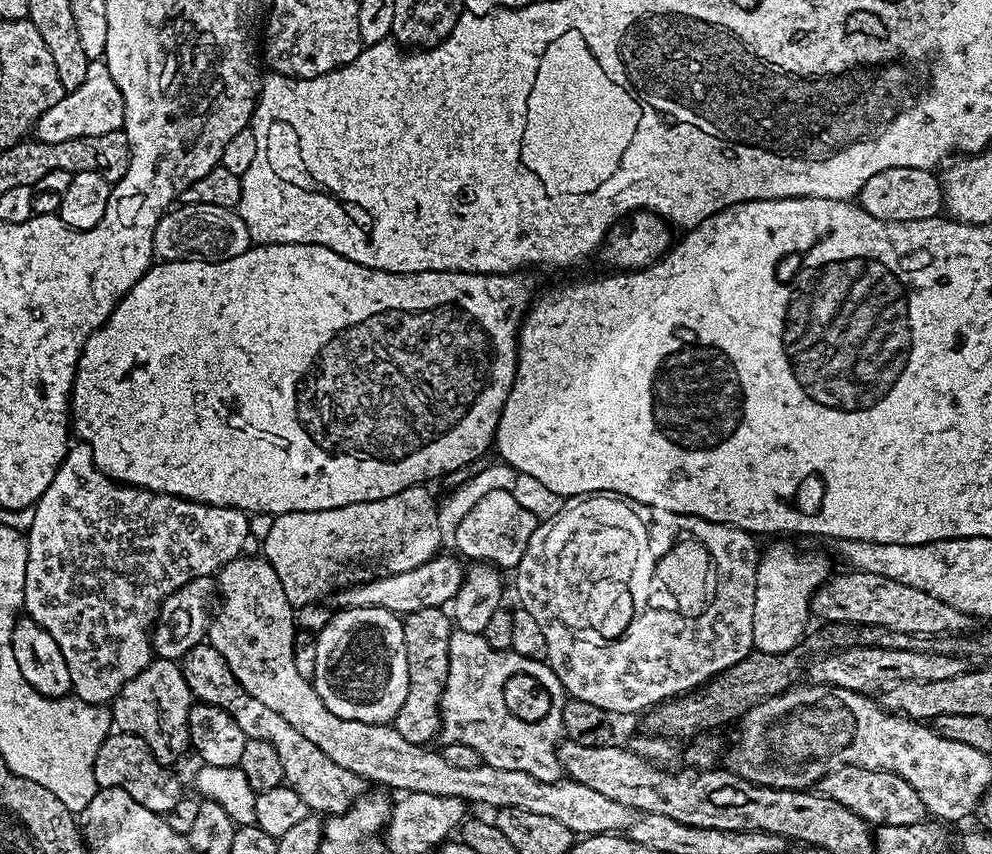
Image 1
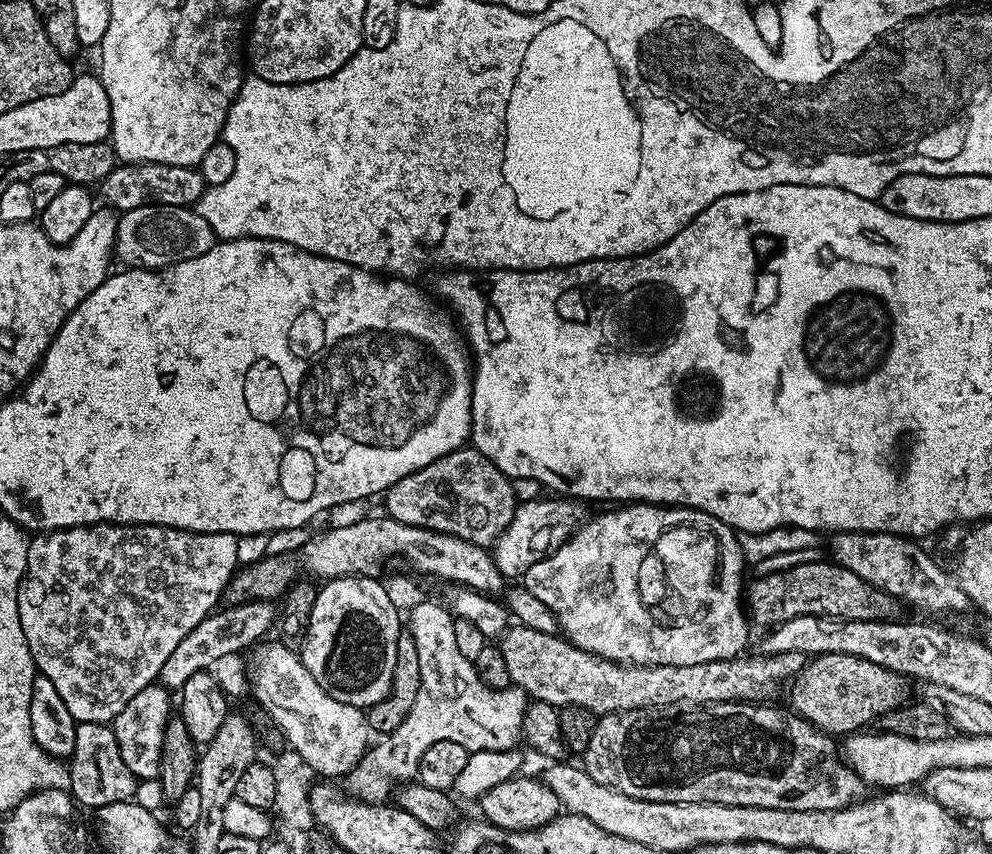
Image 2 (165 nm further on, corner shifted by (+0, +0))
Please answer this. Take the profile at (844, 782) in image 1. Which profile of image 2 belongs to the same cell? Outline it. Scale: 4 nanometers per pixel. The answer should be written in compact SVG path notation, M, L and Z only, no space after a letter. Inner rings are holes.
M720 703L720 704L674 704L664 708L630 709L625 712L606 712L597 719L596 729L590 738L590 746L582 753L582 767L585 772L607 788L618 790L630 798L649 800L650 802L670 802L671 804L729 804L730 806L754 806L755 808L777 808L778 810L806 810L807 812L829 812L839 808L849 808L865 799L866 783L842 759L838 744L827 732L815 728L813 724L797 716L795 712L784 708L762 708L759 703Z

